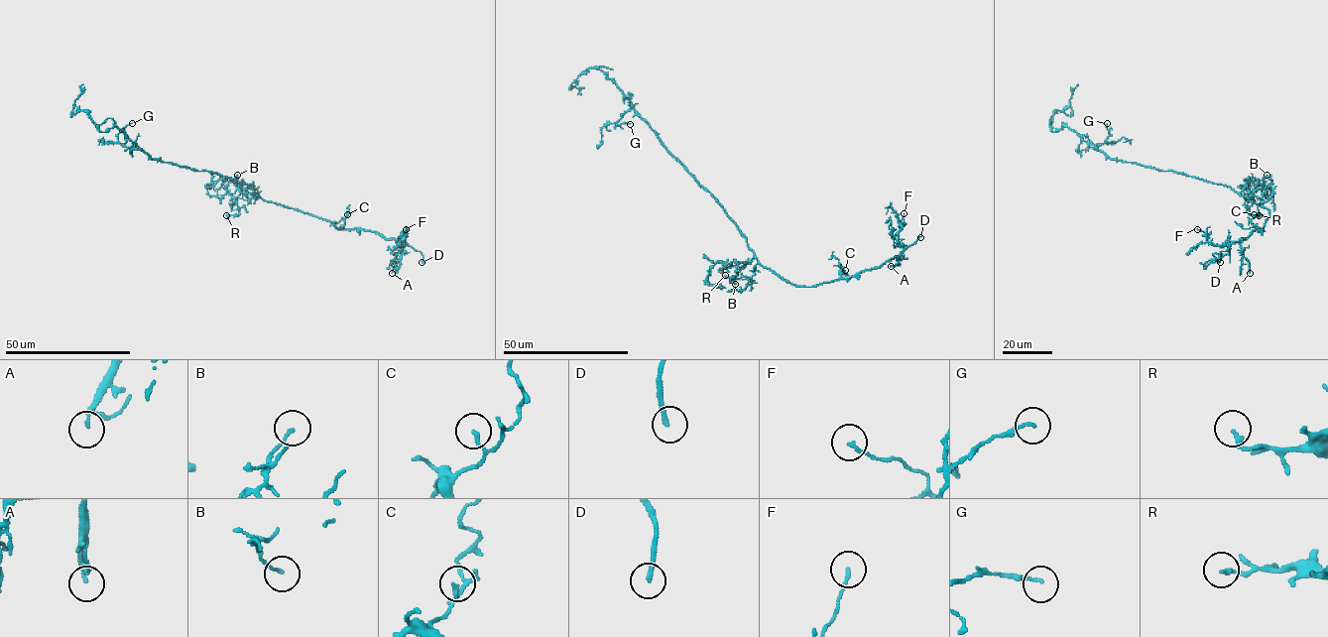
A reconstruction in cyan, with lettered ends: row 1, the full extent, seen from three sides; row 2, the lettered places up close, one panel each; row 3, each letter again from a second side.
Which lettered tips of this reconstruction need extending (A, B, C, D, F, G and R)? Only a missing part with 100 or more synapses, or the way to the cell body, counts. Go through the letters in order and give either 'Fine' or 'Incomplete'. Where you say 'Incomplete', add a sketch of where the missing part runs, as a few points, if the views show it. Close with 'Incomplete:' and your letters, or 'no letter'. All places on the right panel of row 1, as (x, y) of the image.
A: Fine
B: Fine
C: Fine
D: Incomplete. Course of what is missing: (1220, 262), (1235, 267)
F: Fine
G: Fine
R: Fine
Incomplete: D

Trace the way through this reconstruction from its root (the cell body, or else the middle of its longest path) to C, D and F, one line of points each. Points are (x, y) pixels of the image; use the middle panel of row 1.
C: (730, 217), (757, 261), (791, 283), (812, 286), (830, 283), (841, 278), (839, 272), (842, 268), (845, 270)
D: (730, 217), (759, 262), (789, 283), (803, 286), (850, 278), (880, 268), (920, 237)
F: (730, 217), (763, 266), (791, 283), (812, 286), (850, 278), (898, 256), (903, 250), (898, 231), (904, 213)

